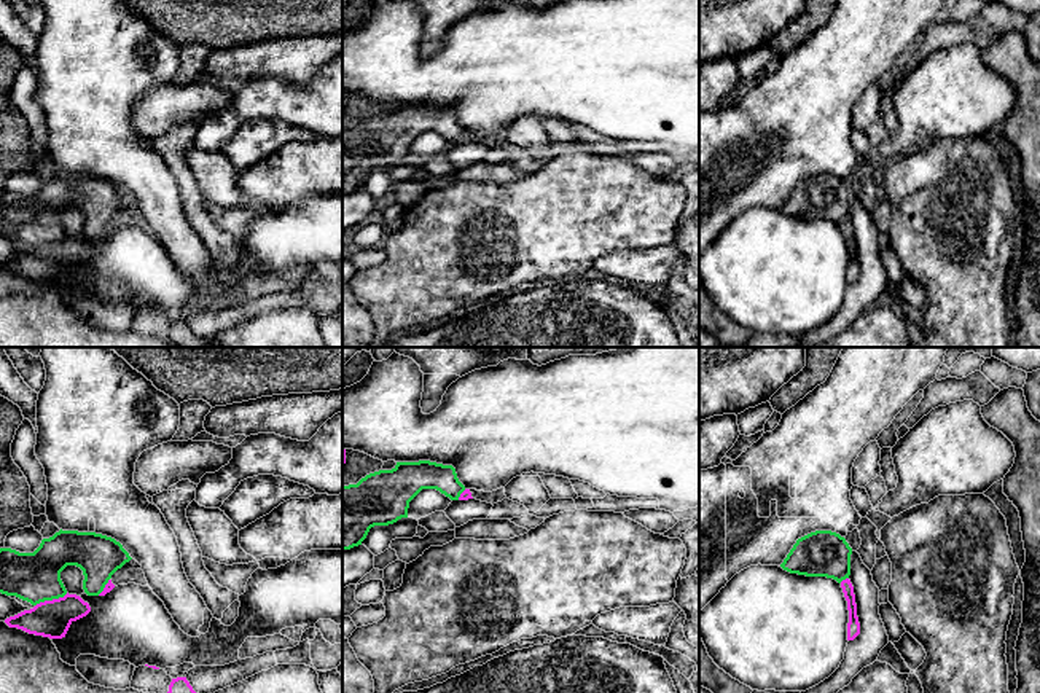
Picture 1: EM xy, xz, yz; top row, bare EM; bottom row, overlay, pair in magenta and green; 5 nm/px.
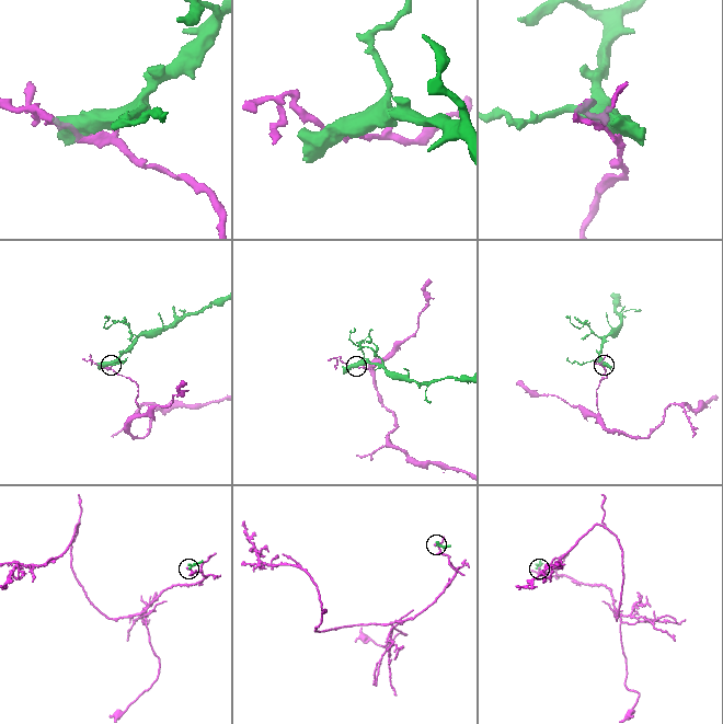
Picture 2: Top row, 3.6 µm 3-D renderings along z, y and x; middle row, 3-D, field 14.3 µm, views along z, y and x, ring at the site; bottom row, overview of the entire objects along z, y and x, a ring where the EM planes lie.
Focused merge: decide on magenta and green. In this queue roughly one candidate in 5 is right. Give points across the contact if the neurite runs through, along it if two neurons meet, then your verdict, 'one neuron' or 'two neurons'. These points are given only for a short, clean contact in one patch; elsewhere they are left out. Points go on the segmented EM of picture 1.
two neurons

